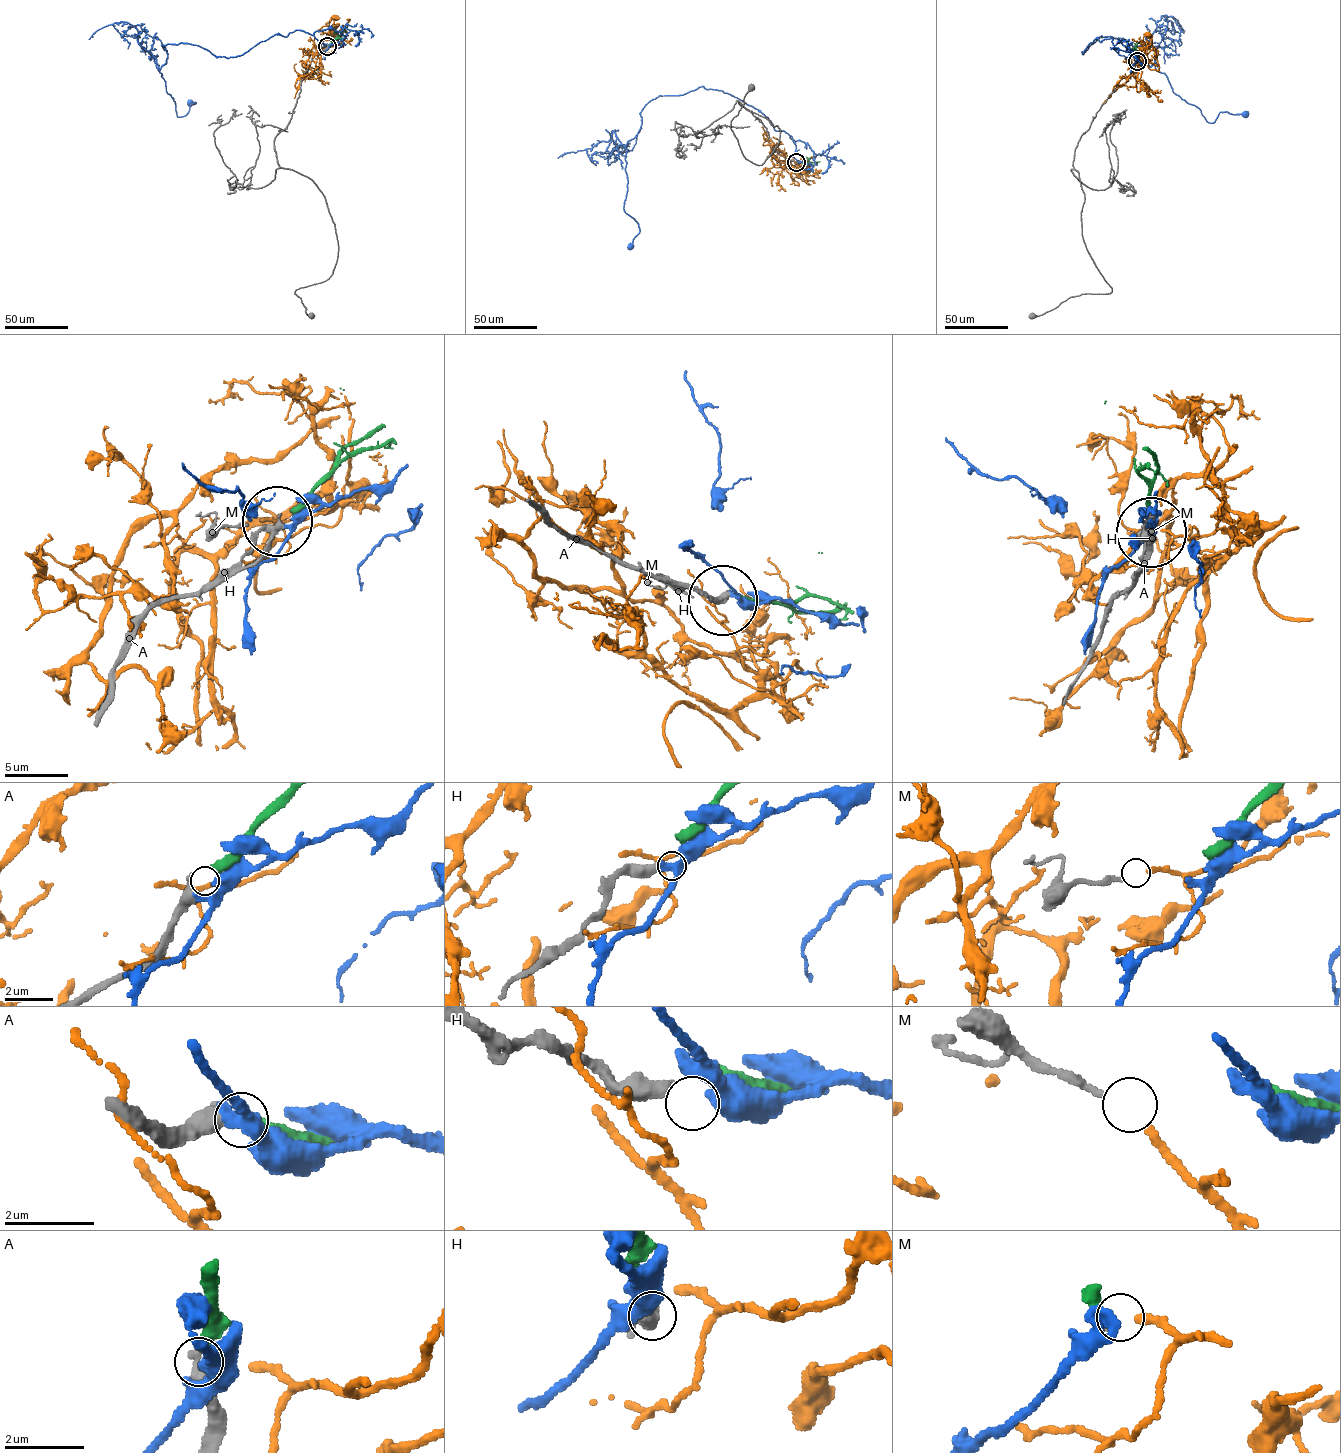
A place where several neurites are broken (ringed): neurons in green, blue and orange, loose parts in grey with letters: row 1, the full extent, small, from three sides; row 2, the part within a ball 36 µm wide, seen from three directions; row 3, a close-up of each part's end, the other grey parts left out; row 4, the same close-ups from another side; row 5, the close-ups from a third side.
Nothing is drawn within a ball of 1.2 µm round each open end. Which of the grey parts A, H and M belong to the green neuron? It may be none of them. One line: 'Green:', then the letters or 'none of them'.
Green: A

